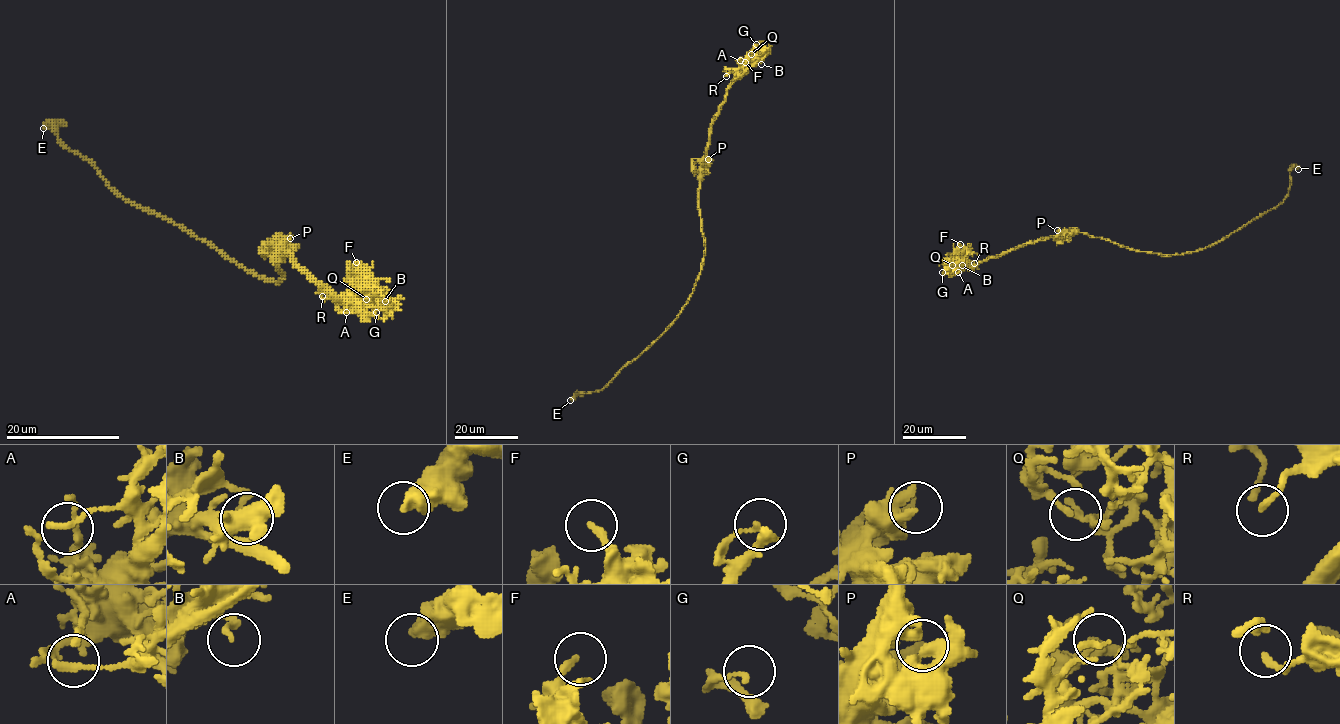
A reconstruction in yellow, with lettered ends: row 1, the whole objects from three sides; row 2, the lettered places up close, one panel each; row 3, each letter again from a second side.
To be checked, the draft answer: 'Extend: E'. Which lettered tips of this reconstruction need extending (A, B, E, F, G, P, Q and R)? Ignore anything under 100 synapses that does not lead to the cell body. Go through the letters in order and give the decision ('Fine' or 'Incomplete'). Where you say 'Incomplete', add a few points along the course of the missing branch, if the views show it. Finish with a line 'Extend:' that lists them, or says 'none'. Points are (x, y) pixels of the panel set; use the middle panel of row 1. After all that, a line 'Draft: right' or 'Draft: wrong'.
A: Fine
B: Fine
E: Fine
F: Fine
G: Fine
P: Fine
Q: Fine
R: Fine
Extend: none
Draft: wrong

